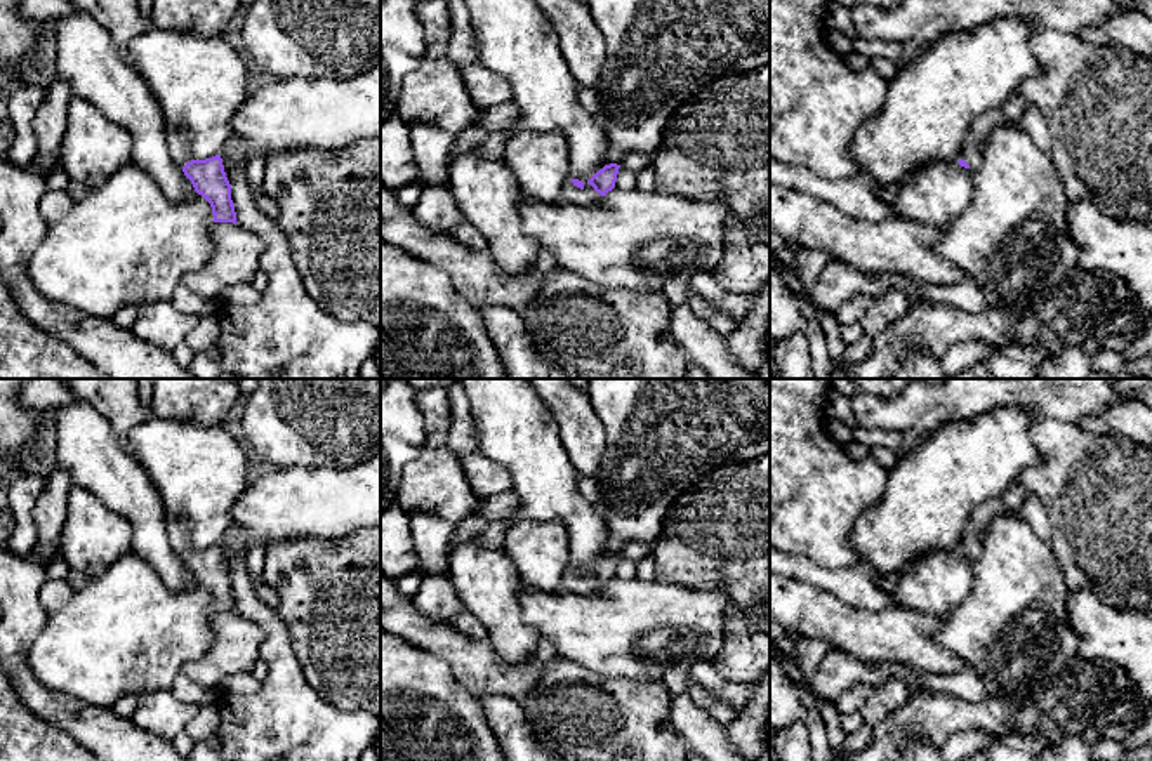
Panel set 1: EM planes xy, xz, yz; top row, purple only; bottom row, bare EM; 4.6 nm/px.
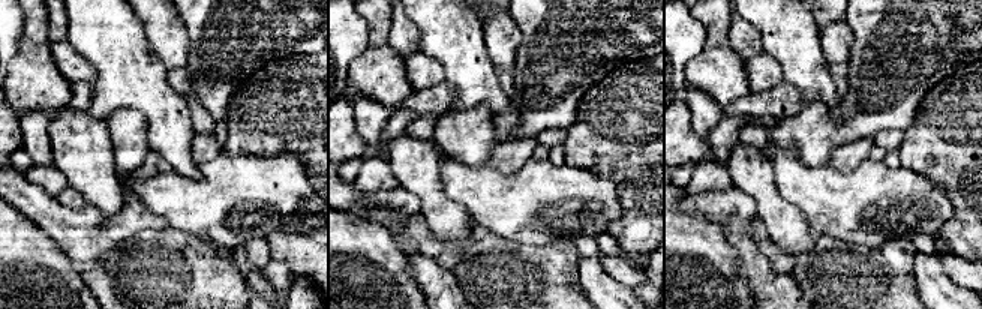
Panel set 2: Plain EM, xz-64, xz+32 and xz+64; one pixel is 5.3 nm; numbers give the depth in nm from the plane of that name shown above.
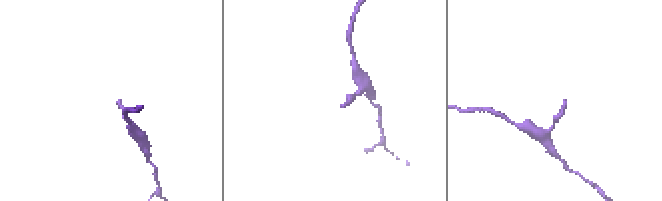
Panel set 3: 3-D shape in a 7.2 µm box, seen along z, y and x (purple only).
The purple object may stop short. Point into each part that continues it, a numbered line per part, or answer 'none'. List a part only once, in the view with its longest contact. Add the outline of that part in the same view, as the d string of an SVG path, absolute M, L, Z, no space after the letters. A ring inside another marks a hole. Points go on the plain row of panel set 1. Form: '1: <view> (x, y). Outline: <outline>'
1: xz (570, 582). Outline: M568 570L563 575L558 591L561 591L561 592L577 592L577 594L593 592L591 586L587 586L586 580L577 577L572 570Z

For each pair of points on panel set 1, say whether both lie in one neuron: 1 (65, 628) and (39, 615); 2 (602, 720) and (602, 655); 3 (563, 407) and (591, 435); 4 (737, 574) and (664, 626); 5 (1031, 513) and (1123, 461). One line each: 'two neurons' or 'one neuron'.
1: two neurons
2: two neurons
3: one neuron
4: two neurons
5: two neurons

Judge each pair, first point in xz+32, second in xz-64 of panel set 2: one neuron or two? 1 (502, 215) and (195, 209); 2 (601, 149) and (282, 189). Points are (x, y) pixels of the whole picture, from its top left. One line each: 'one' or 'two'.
1: one
2: two

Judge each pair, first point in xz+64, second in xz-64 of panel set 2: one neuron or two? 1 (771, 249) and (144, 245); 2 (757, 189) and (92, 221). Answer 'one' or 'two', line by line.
1: two
2: two

